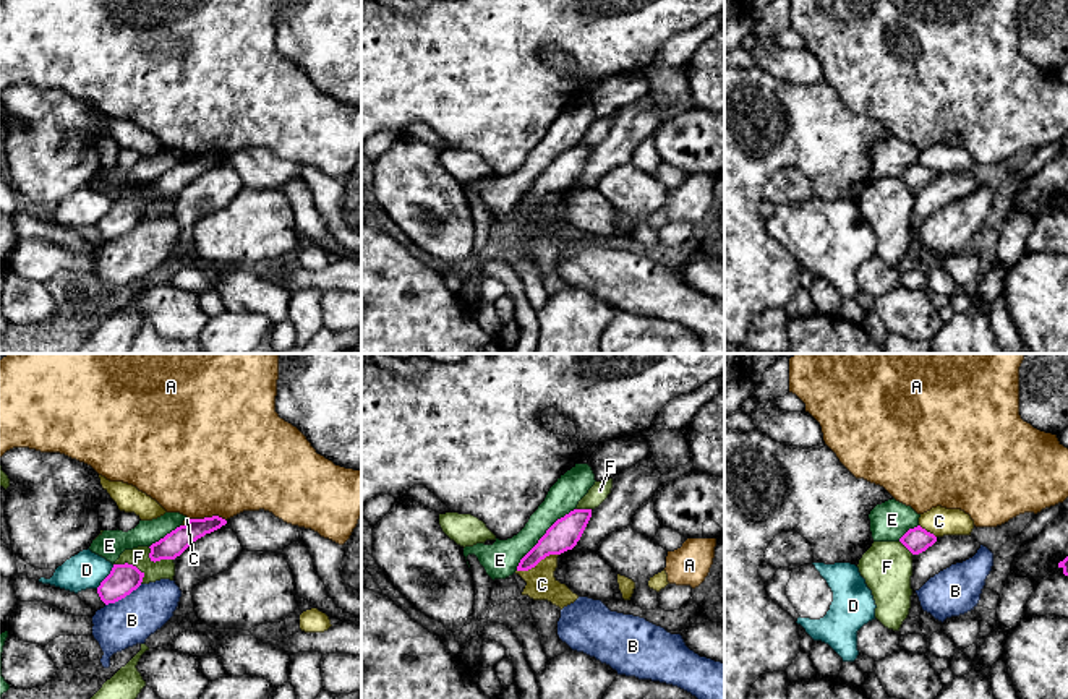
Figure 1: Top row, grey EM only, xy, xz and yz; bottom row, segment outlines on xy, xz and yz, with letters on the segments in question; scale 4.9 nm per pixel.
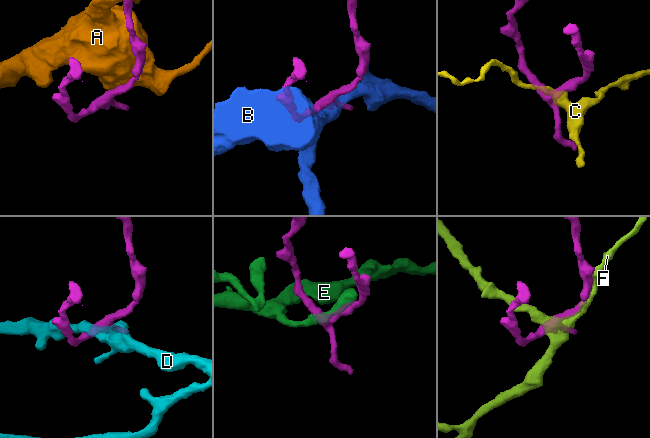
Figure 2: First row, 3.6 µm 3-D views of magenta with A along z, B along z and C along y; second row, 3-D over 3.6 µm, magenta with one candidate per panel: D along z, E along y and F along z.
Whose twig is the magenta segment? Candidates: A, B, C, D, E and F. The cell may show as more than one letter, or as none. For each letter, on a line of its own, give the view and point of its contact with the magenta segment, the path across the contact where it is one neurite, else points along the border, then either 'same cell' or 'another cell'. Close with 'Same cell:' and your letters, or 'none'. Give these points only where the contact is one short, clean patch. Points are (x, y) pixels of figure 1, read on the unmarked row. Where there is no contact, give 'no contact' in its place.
A: contact xy (208, 154); another cell
B: contact xy (123, 234); another cell
C: contact xz (537, 200); border xz (558, 190), (550, 190), (534, 203), (517, 208); another cell
D: contact xy (107, 213); border xy (114, 201), (111, 210), (96, 224); another cell
E: contact xz (542, 174); another cell
F: contact xy (132, 201); same cell
Same cell: F

